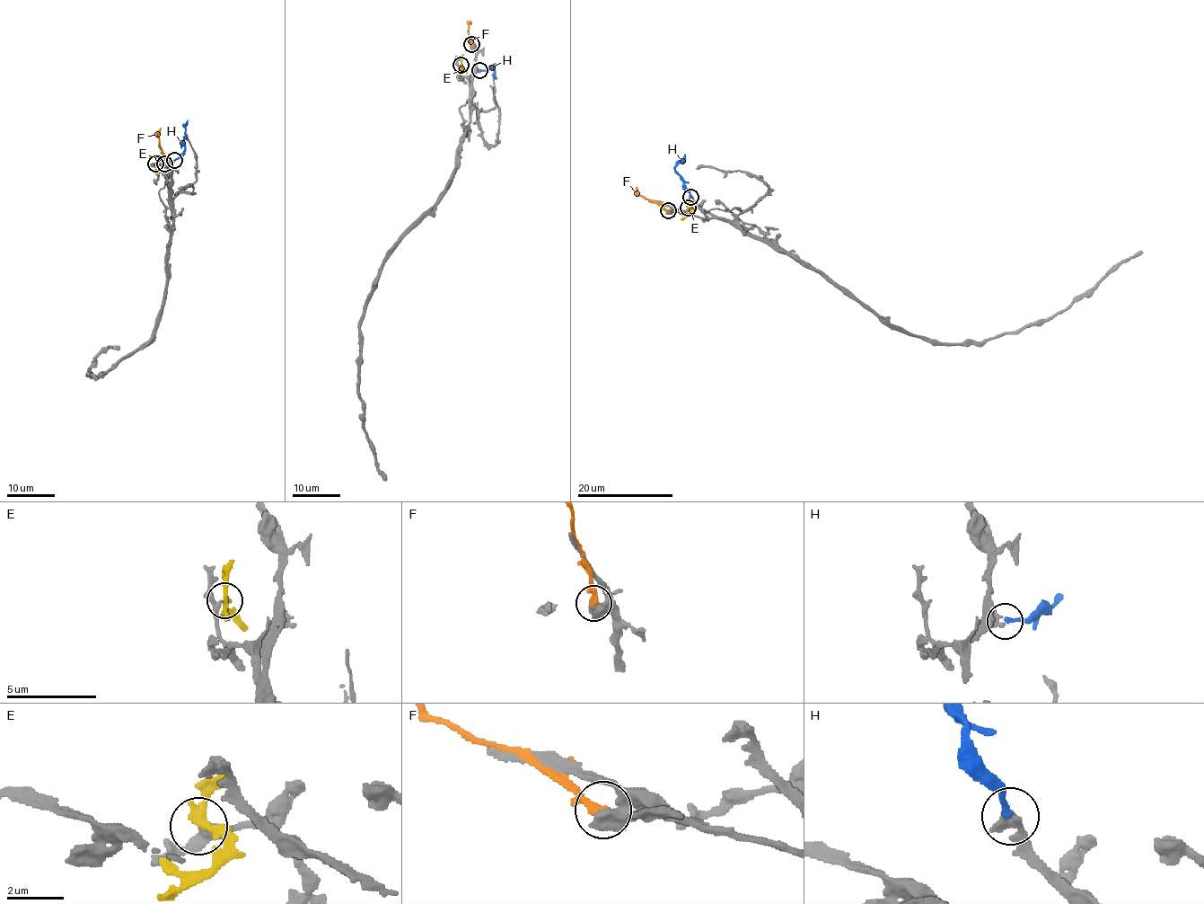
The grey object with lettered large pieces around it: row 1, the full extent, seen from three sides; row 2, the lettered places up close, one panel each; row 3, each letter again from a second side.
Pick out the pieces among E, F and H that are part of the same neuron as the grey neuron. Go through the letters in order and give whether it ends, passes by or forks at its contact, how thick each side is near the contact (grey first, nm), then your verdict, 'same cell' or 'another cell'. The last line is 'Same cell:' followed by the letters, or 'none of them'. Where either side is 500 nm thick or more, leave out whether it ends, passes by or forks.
E: it passes by | 280/260 nm | another cell
F: 650/360 nm | another cell
H: it ends | 320/190 nm | same cell
Same cell: H

